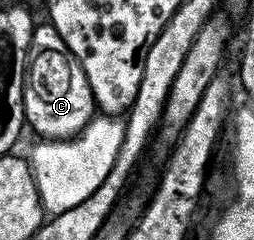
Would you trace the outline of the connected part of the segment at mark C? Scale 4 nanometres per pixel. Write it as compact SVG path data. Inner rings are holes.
M38 23L34 26L22 99L26 102L29 128L42 133L38 135L46 139L69 139L85 129L95 116L96 102L92 87L86 82L76 55L70 53L64 39L60 39L60 31L56 31L52 24Z

